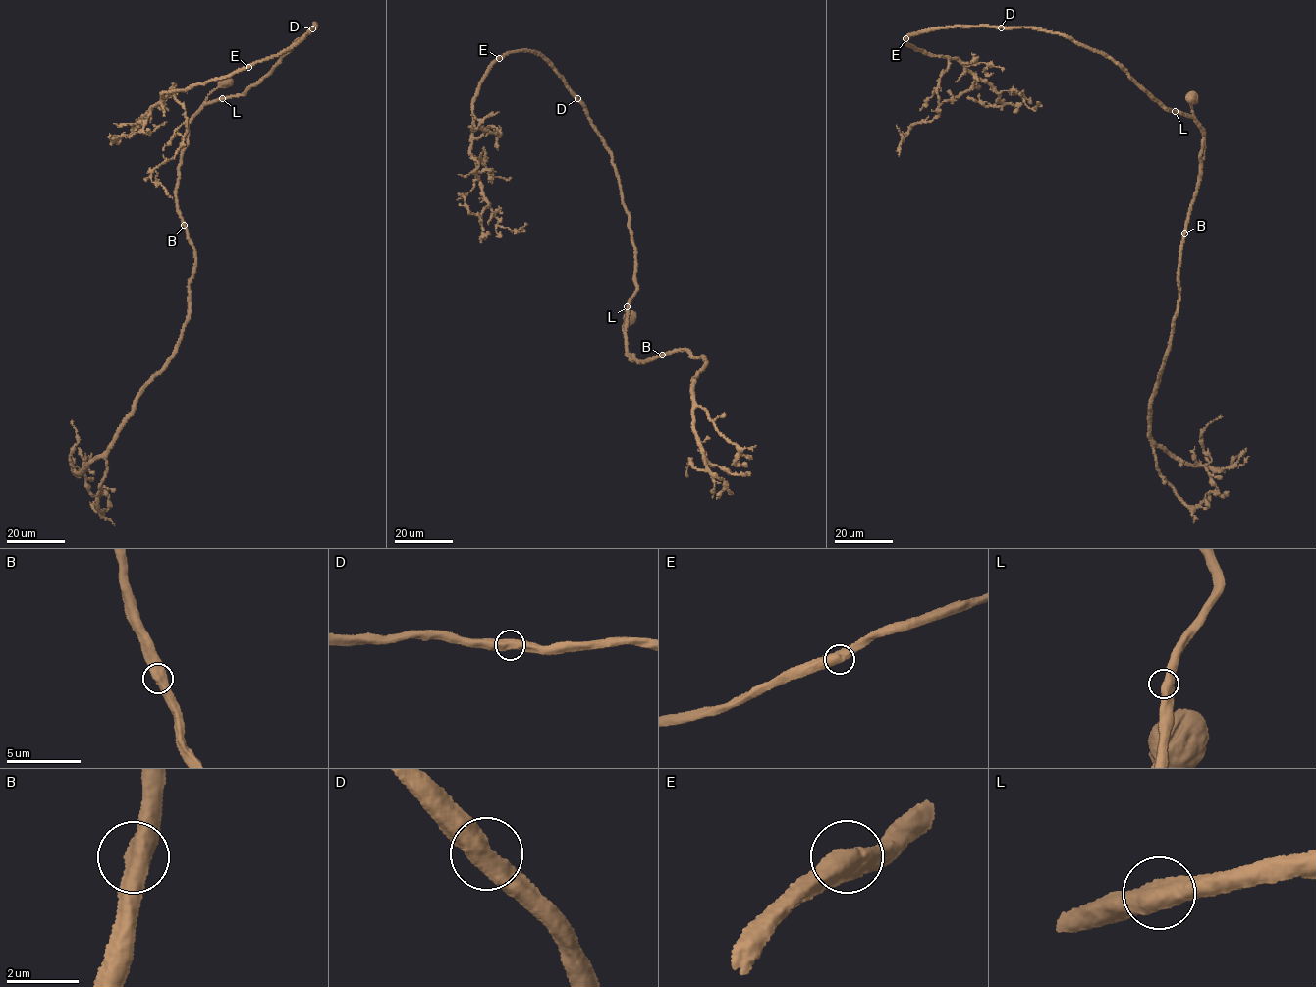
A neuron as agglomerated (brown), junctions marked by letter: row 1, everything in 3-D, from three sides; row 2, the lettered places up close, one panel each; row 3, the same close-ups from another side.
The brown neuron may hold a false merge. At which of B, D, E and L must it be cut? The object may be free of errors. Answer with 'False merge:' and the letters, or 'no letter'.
False merge: no letter

